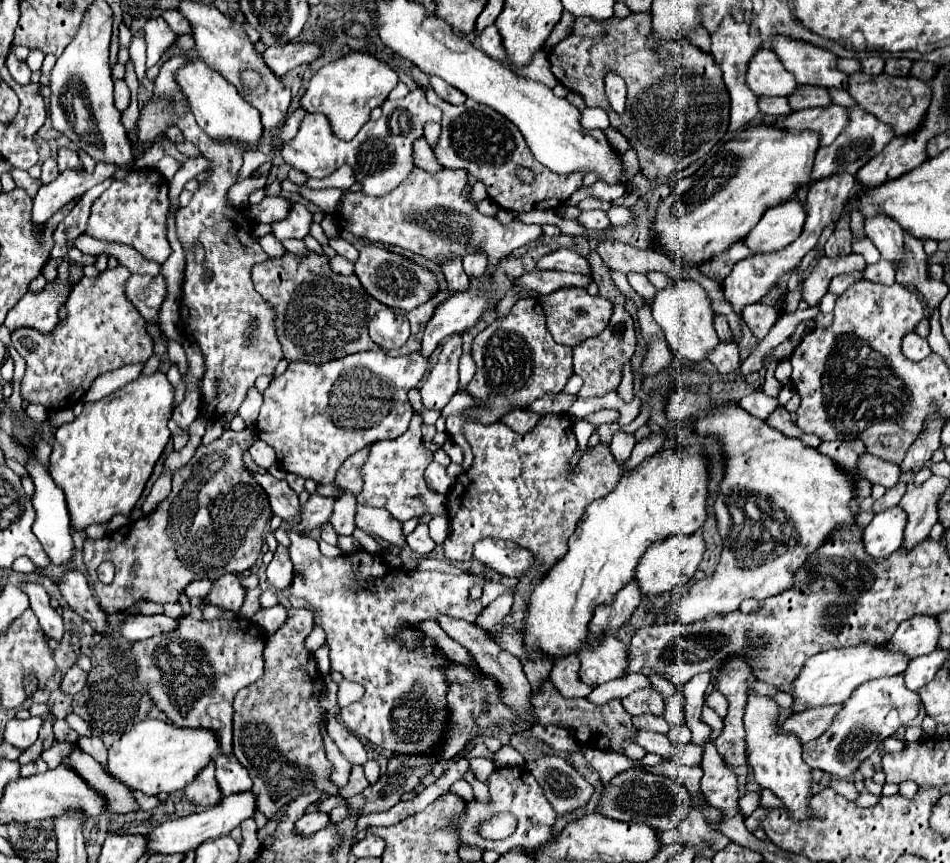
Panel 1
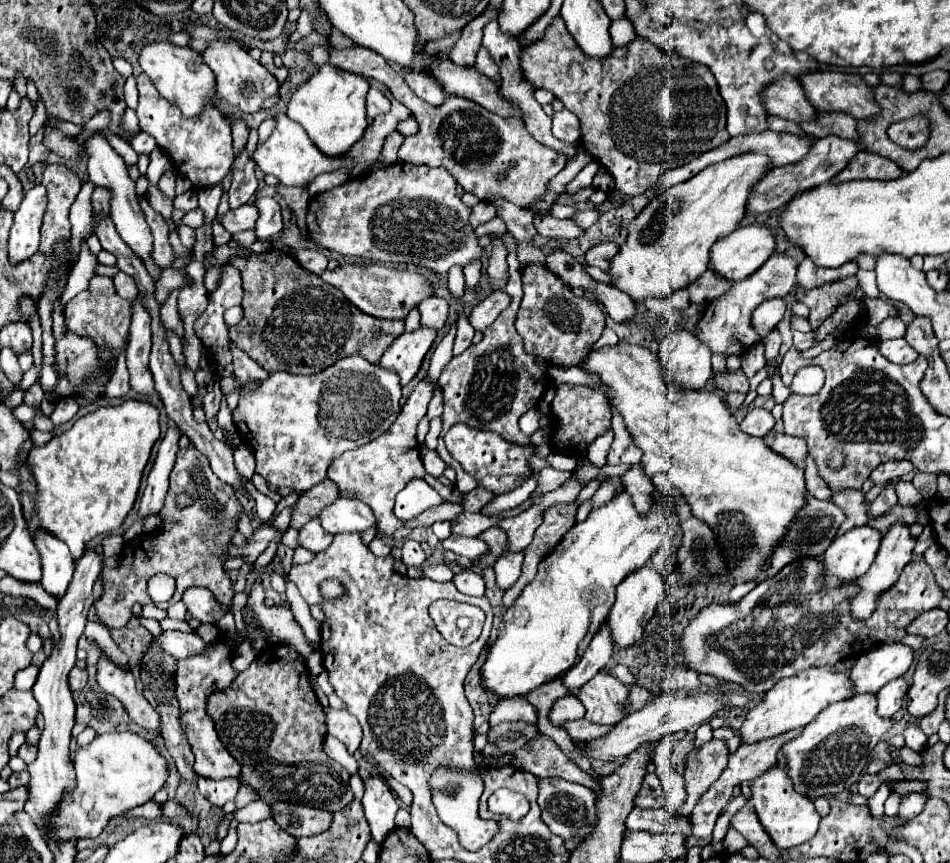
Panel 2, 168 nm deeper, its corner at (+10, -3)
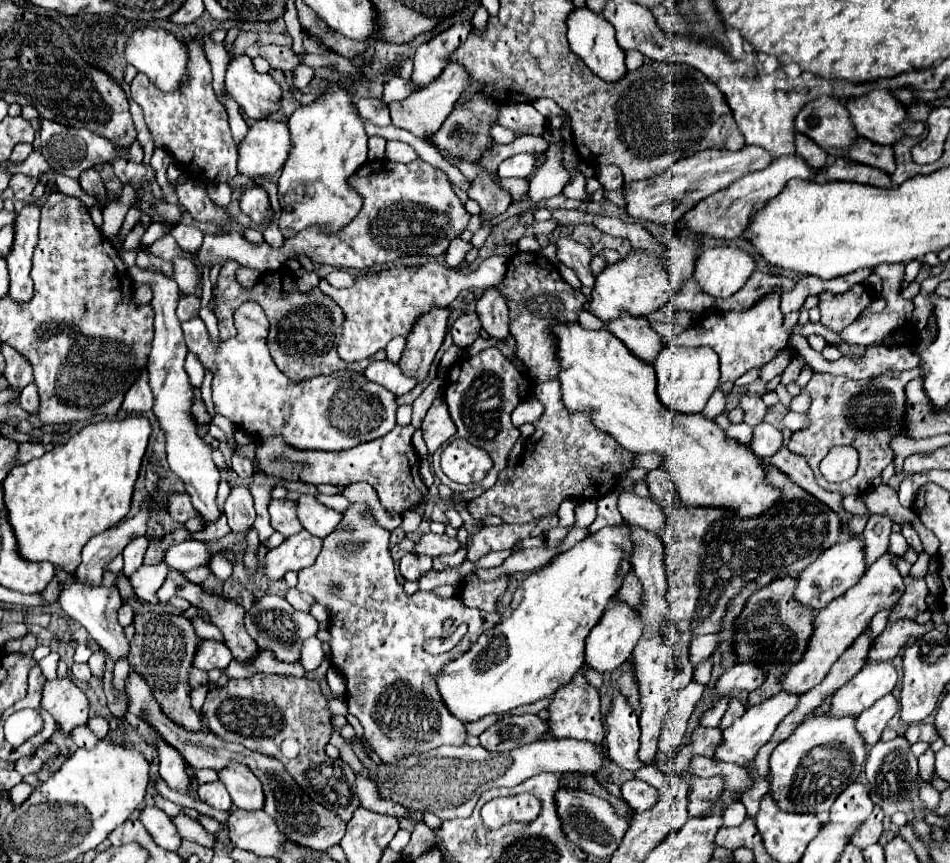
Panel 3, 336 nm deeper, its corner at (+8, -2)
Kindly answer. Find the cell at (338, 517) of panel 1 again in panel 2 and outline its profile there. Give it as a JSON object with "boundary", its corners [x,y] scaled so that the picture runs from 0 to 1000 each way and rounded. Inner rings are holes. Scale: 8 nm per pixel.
{"boundary":[[[336,599],[327,601],[315,618],[317,618],[317,620],[315,620],[315,629],[317,629],[317,634],[327,636],[327,638],[332,638],[332,641],[342,638],[342,636],[348,632],[351,622],[353,622],[353,620],[344,618],[344,615],[336,608]]]}

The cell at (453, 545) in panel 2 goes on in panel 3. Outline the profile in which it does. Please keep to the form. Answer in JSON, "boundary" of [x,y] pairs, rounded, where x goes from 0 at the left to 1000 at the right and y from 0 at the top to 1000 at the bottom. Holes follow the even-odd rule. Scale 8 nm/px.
{"boundary":[[[449,616],[449,619],[443,619],[441,628],[437,628],[437,633],[435,633],[433,640],[460,647],[464,642],[477,642],[481,635],[483,635],[483,628],[479,623],[473,623],[471,619],[462,621],[462,619]]]}

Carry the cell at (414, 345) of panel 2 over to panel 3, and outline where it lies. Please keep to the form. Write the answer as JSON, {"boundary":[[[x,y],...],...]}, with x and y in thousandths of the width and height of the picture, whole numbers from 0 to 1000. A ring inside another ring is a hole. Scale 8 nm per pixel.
{"boundary":[[[401,417],[401,419],[391,419],[386,424],[384,431],[386,440],[393,440],[397,445],[401,445],[403,450],[407,450],[409,454],[414,454],[416,459],[428,457],[439,443],[431,436],[426,436],[418,422],[412,422],[409,417]]]}

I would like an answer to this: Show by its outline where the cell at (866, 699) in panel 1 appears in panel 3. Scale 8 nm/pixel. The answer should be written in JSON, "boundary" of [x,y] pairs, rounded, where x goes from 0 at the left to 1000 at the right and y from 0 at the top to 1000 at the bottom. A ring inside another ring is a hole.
{"boundary":[[[873,827],[852,832],[814,869],[809,881],[809,922],[814,922],[816,932],[826,941],[871,941],[879,925],[904,902],[911,888],[911,876],[913,867],[900,846],[900,832],[877,832]]]}

